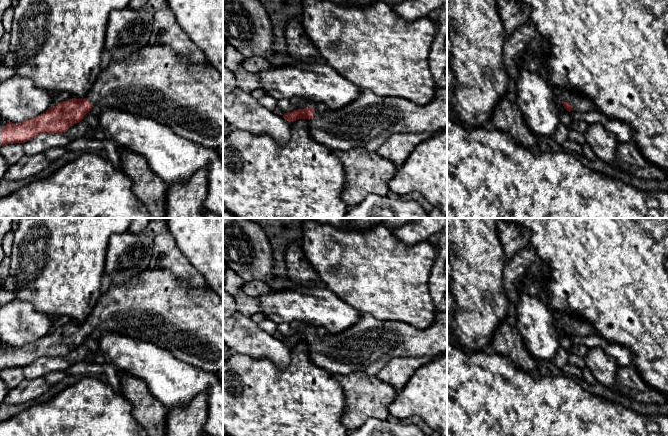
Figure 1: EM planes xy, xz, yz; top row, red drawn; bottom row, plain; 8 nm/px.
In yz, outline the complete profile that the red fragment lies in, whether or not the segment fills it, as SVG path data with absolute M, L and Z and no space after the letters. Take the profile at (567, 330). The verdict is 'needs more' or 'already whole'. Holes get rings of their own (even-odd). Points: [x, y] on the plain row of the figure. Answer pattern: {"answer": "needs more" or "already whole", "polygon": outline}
{"answer": "needs more", "polygon": "M568 313L562 314L560 324L564 332L569 336L572 334L576 336L587 336L595 334L594 327L588 321L577 315L571 315Z"}

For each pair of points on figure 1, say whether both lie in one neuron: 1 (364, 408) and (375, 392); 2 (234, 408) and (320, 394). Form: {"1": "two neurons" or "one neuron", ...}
{"1": "one neuron", "2": "one neuron"}

